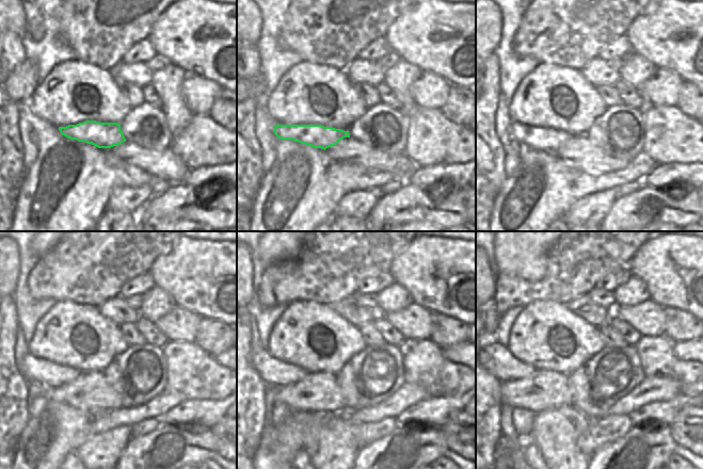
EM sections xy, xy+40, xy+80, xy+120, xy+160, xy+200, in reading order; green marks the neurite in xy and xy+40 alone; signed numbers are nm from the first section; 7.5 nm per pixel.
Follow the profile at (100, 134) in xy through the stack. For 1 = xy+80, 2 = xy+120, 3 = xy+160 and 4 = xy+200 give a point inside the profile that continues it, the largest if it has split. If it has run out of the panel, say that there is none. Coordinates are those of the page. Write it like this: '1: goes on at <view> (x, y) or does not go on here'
1: goes on at xy+80 (545, 139)
2: goes on at xy+120 (35, 370)
3: goes on at xy+160 (274, 372)
4: goes on at xy+200 (497, 359)

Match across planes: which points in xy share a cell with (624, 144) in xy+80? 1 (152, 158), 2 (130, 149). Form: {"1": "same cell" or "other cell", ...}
{"1": "other cell", "2": "other cell"}

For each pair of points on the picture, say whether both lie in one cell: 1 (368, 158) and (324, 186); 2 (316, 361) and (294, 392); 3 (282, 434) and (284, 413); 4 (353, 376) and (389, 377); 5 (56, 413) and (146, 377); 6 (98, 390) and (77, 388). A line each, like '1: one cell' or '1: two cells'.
1: two cells
2: two cells
3: two cells
4: one cell
5: two cells
6: one cell

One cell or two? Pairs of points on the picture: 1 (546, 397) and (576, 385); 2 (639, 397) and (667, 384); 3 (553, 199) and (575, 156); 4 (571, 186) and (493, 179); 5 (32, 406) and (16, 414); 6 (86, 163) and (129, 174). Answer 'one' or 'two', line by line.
1: two
2: one
3: two
4: two
5: two
6: one

